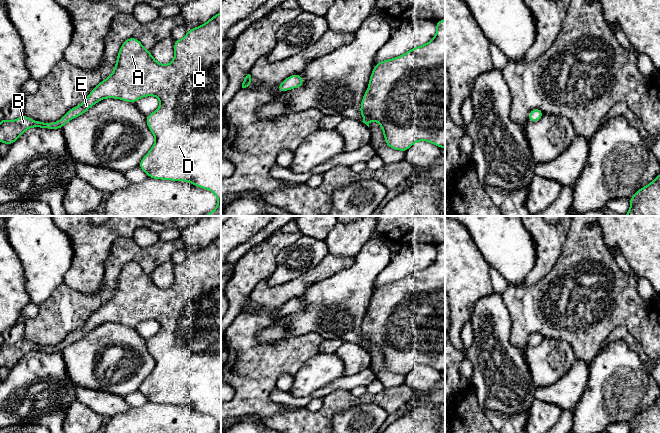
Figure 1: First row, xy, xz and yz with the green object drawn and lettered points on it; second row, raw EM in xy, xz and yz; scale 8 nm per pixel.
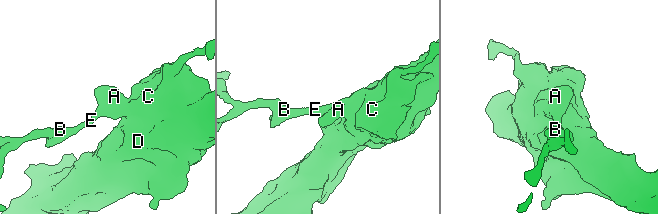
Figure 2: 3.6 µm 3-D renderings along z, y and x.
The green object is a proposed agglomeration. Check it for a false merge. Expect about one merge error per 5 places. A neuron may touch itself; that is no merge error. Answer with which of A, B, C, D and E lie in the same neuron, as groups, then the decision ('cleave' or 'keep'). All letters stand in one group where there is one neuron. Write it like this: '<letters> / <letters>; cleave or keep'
A B C D E; keep

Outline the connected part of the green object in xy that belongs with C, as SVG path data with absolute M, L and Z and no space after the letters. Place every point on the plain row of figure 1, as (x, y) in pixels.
M221 236L205 248L188 254L182 263L175 264L174 273L173 285L163 289L152 281L150 275L145 273L138 263L126 263L121 269L112 298L99 307L82 328L67 335L59 345L54 347L35 345L26 339L14 345L0 344L0 367L11 369L32 351L61 353L69 344L82 339L105 322L135 327L142 321L156 320L161 326L160 330L152 338L146 340L147 350L154 358L155 367L138 391L150 402L191 406L197 411L212 415L218 423L216 433L221 433Z

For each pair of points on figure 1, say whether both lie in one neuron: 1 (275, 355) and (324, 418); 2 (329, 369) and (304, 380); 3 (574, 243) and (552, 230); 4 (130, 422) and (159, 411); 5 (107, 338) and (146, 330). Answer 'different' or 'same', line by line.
1: same
2: same
3: different
4: same
5: different

